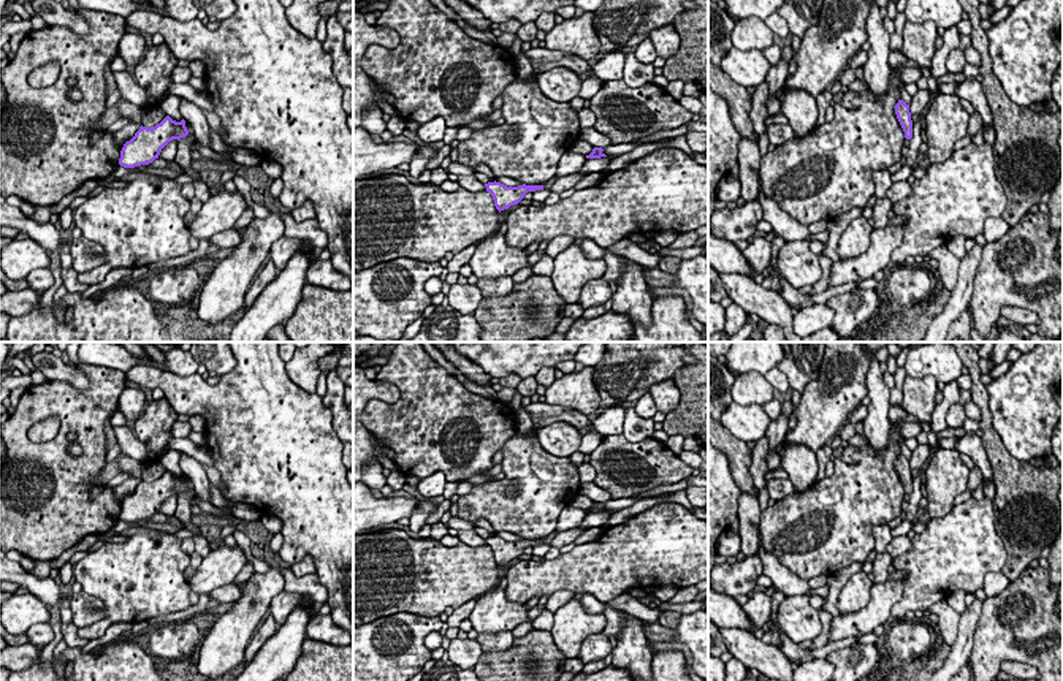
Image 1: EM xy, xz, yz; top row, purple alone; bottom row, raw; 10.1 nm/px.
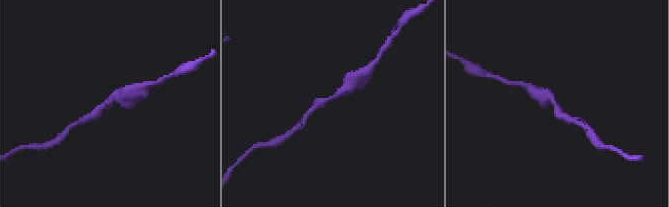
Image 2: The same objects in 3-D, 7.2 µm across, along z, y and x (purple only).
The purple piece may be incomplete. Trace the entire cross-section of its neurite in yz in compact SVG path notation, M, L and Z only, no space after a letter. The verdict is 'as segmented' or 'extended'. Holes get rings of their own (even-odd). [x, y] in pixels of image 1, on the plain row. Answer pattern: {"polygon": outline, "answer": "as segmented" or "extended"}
{"polygon": "M898 455L898 458L895 459L895 469L905 486L905 493L911 494L913 493L913 475L911 475L909 459L903 455Z", "answer": "as segmented"}

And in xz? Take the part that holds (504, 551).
{"polygon": "M488 537L485 538L486 546L491 548L494 554L496 564L501 567L509 564L513 559L518 559L528 546L543 545L543 540L518 540L518 542L507 542L501 537Z", "answer": "as segmented"}

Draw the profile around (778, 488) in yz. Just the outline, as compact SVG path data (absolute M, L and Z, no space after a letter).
M773 478L767 483L768 496L773 500L779 500L789 494L794 494L794 485L789 478Z

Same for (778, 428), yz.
M792 401L781 402L781 413L767 429L768 450L776 450L787 432L787 417L794 412Z

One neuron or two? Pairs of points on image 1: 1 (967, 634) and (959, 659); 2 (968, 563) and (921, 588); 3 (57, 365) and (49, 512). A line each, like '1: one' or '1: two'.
1: one
2: one
3: two

